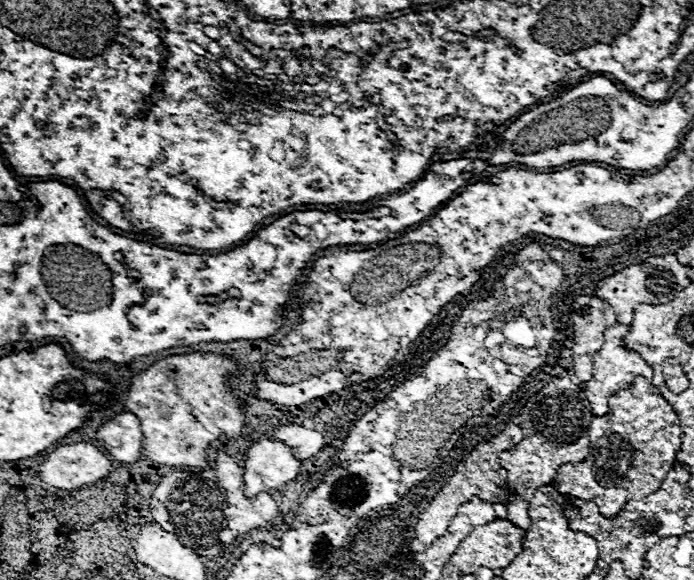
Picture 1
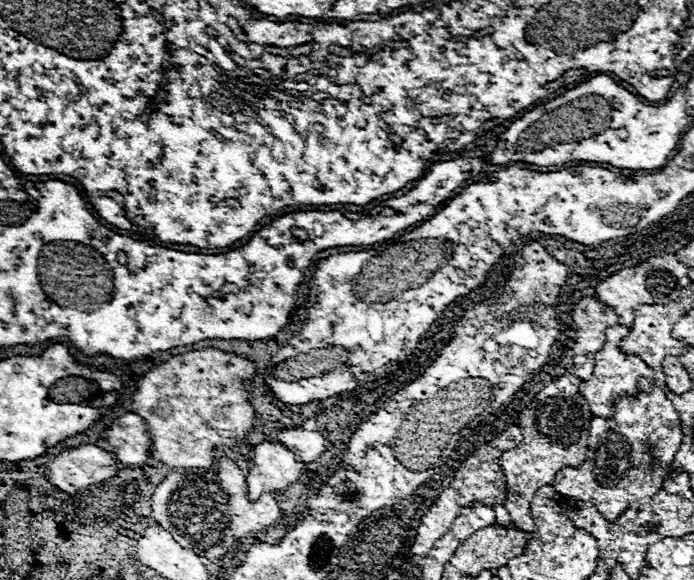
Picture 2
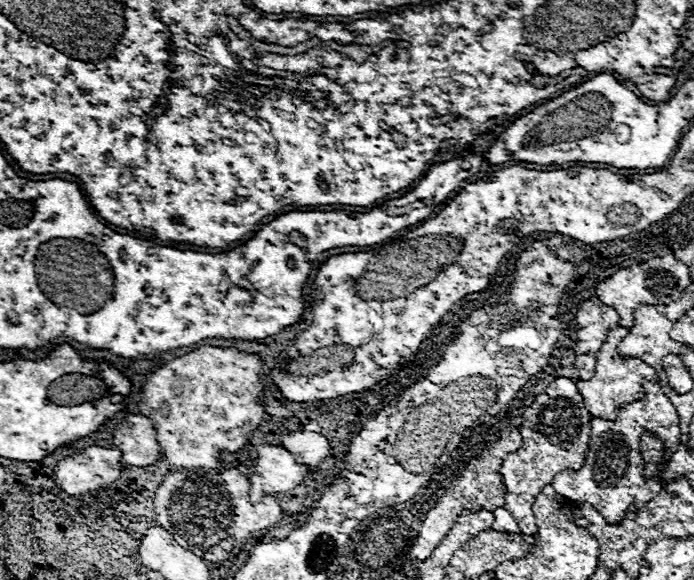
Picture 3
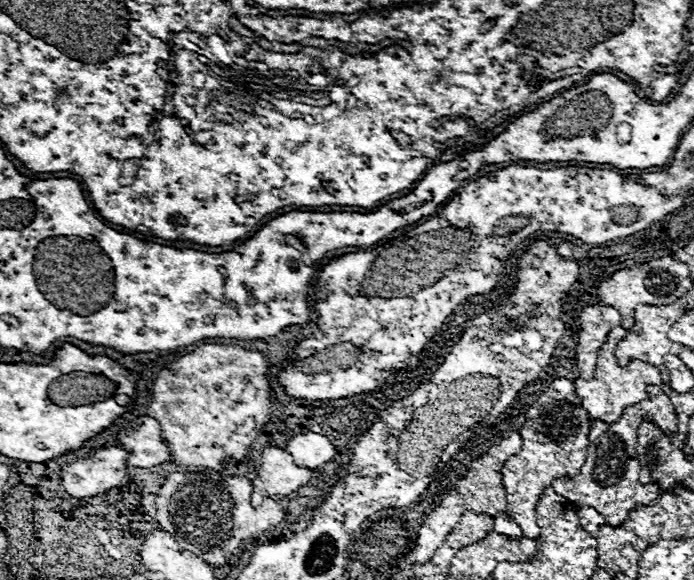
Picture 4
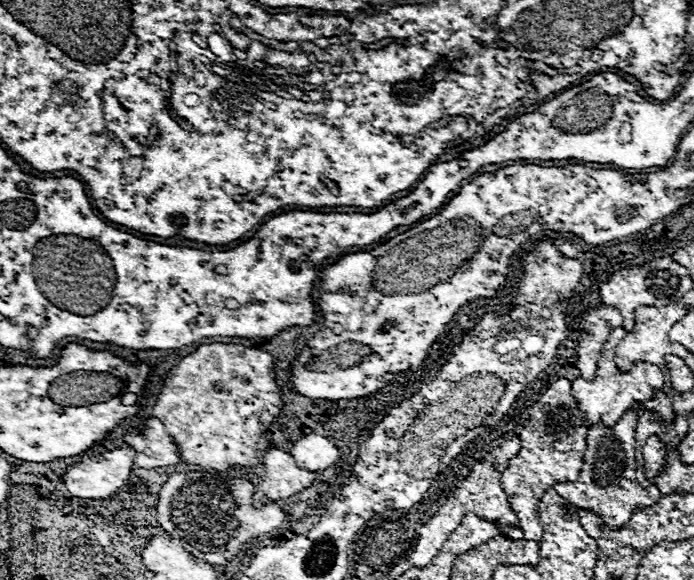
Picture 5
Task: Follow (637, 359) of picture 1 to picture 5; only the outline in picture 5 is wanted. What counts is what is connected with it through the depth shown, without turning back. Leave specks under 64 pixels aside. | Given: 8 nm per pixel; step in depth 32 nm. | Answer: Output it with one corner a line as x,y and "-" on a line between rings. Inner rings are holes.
612,330
608,342
604,344
604,350
600,354
600,362
596,368
596,376
594,380
586,381
582,378
577,378
572,381
572,394
580,404
580,410
586,412
588,418
588,426
592,424
604,424
604,426
614,426
622,414
634,404
634,402
642,402
642,400
650,400
654,396
654,388
662,388
664,386
664,374
646,362
636,362
632,364
632,368
628,372
620,372
618,366
614,364
614,348
616,344
626,336
626,330

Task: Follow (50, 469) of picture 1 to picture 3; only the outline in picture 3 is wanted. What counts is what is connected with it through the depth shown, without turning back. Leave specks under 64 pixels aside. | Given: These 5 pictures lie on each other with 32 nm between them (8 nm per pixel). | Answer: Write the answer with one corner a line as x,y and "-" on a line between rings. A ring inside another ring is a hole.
86,446
72,456
60,458
54,466
52,480
70,496
92,494
120,478
124,468
120,456
120,450

